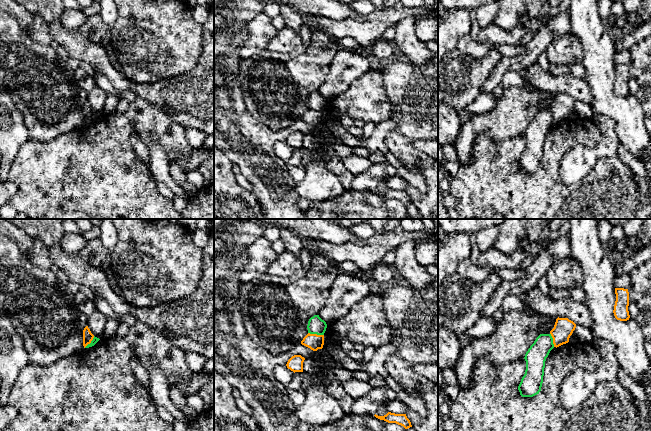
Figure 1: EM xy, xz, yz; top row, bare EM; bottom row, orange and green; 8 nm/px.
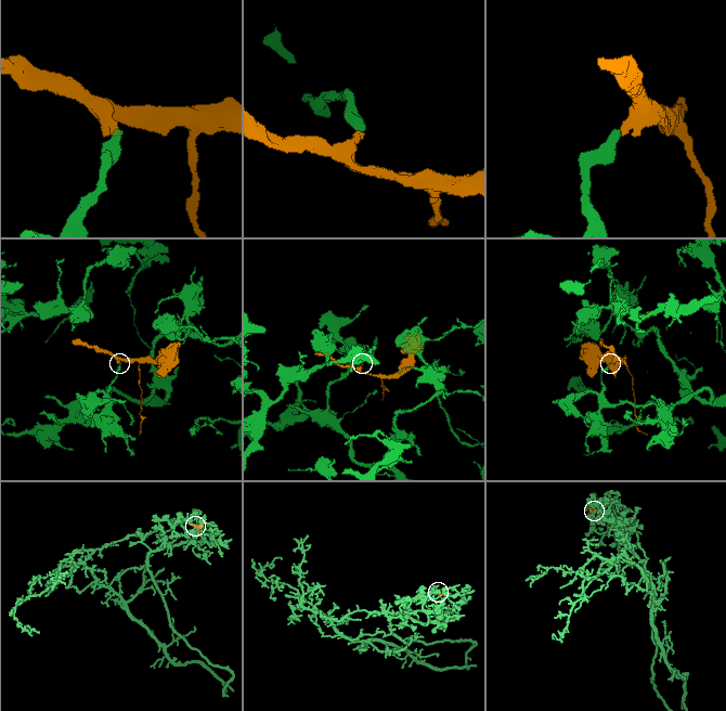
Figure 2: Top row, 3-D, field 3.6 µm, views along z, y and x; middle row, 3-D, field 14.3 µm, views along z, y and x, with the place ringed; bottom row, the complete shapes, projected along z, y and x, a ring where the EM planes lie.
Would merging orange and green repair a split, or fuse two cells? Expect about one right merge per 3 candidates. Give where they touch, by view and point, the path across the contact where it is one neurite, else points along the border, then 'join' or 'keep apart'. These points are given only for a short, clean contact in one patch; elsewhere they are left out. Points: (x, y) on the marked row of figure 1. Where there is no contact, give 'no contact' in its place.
meets orange in xz at (316, 334); keep apart

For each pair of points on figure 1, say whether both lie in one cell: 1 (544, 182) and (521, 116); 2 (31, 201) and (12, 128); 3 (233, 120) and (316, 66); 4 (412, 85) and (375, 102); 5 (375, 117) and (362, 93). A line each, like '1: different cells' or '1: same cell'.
1: different cells
2: different cells
3: different cells
4: different cells
5: same cell

